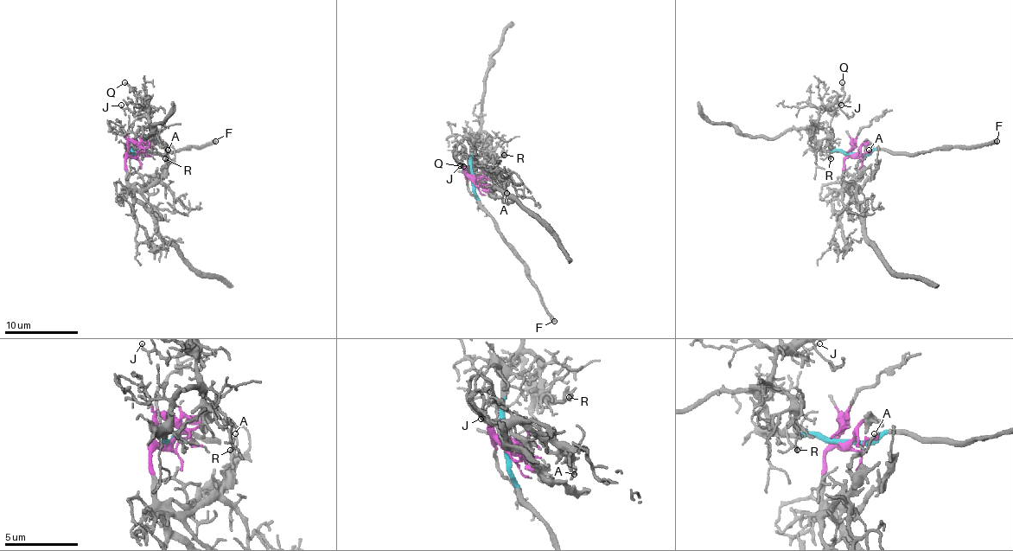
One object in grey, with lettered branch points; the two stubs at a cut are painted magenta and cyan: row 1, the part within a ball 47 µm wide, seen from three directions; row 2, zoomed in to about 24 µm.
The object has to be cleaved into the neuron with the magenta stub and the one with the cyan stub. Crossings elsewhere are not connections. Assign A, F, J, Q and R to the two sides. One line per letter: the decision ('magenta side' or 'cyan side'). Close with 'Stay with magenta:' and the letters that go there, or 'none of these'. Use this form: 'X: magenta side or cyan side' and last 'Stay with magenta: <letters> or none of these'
A: magenta side
F: cyan side
J: cyan side
Q: cyan side
R: cyan side
Stay with magenta: A

